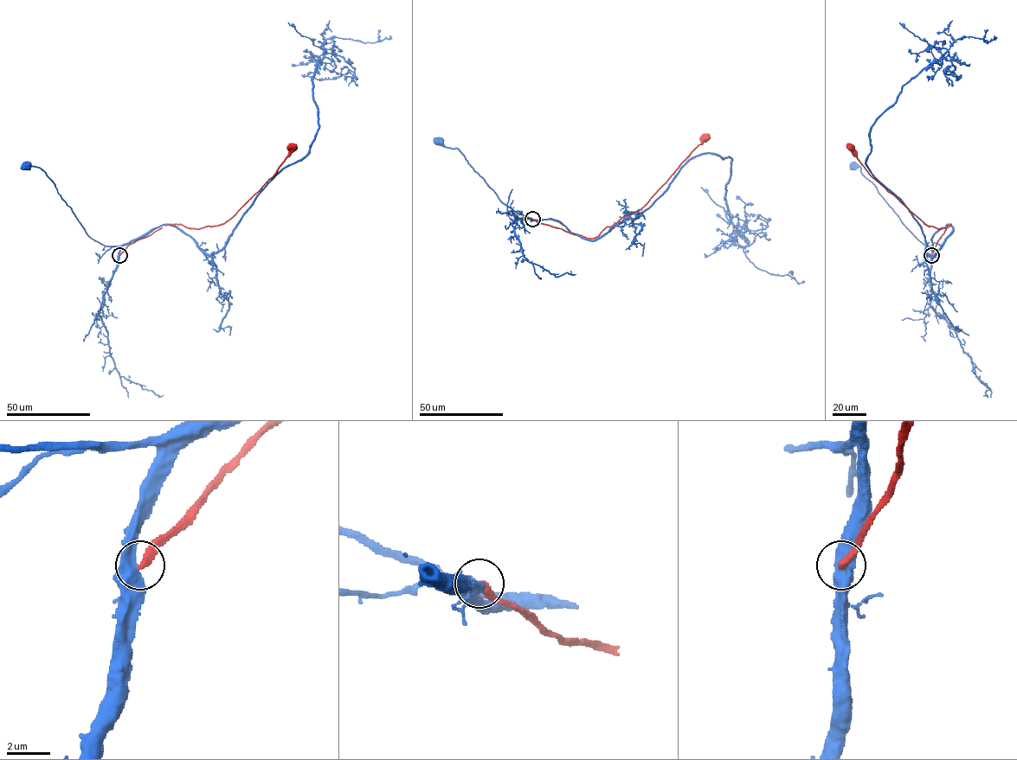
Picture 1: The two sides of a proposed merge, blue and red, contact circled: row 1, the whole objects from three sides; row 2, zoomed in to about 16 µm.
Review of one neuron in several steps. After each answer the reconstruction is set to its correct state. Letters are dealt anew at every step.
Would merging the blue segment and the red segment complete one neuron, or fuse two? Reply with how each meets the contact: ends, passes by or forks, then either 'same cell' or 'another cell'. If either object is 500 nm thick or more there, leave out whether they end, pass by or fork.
another cell

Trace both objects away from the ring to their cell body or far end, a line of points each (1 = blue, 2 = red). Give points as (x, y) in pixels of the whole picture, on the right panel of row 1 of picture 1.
1: (930, 255), (932, 245), (925, 245), (912, 234), (877, 188), (861, 172), (860, 167), (853, 164)
2: (930, 255), (950, 224), (938, 229), (921, 220), (869, 174), (850, 146)

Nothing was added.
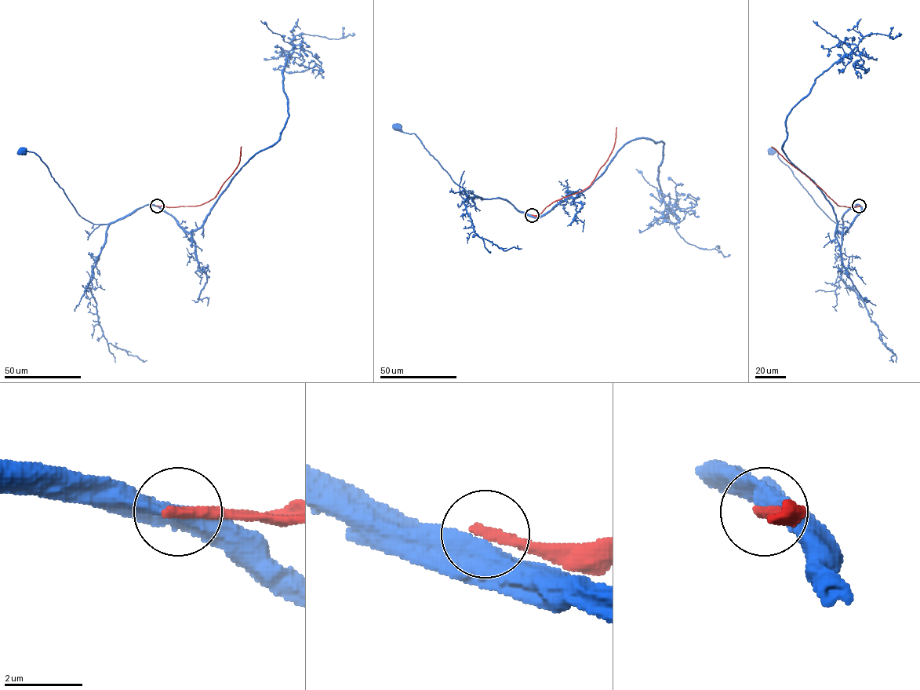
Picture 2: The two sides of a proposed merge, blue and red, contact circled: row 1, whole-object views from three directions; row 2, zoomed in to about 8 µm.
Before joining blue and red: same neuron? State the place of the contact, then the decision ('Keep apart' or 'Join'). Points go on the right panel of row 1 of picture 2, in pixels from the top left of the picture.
Place: (859, 206). Keep apart

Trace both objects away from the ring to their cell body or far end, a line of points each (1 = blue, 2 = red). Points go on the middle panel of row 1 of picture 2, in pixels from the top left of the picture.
1: (532, 215), (521, 213), (505, 199), (481, 198), (467, 192), (453, 180), (414, 133), (404, 133), (396, 126)
2: (532, 215), (538, 215), (552, 202), (588, 187), (613, 147), (616, 127)

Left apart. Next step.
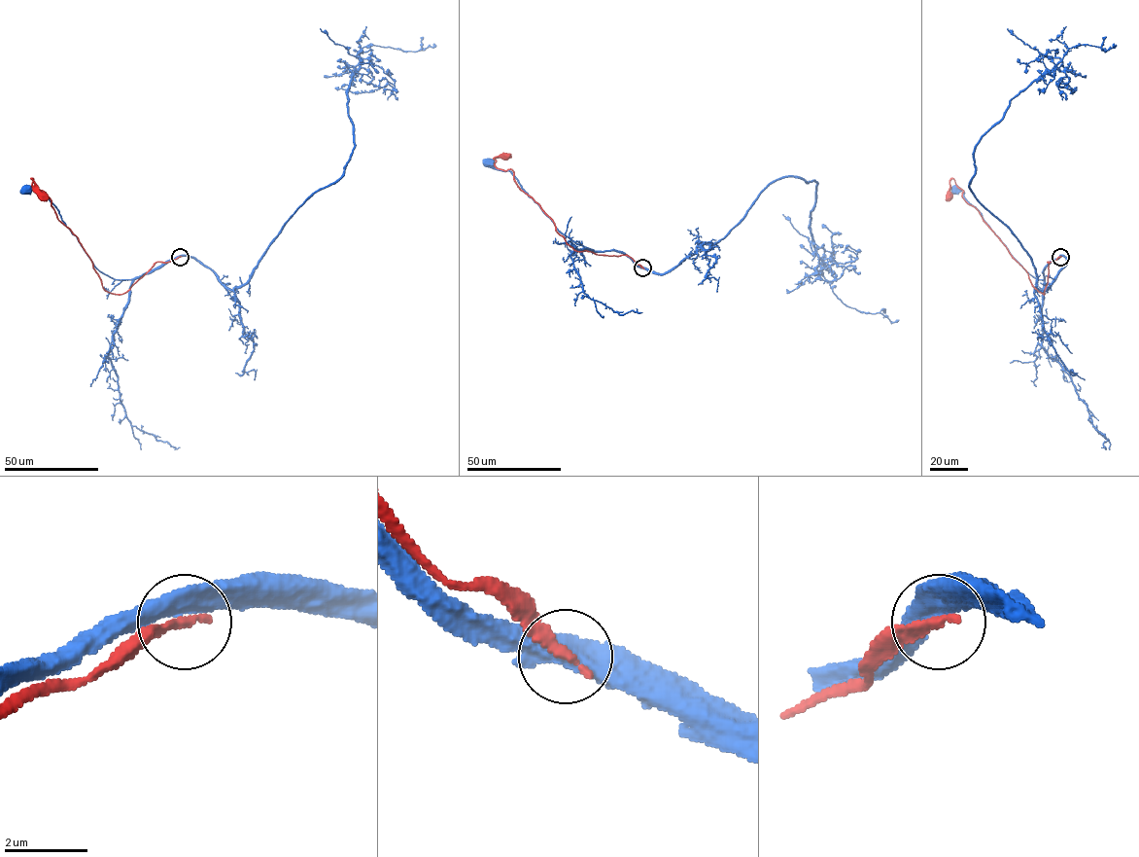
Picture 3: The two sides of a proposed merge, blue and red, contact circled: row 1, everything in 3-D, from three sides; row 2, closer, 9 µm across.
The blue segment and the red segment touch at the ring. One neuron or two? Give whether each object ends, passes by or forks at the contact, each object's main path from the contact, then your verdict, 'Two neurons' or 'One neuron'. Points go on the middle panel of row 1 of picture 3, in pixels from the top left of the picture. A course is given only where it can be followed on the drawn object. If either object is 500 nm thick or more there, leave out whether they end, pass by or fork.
At the ring blue passes by. At the ring red ends. Course of blue: (642, 267), (622, 252), (591, 250), (575, 243), (558, 229), (509, 171), (497, 169), (487, 162). Course of red: (642, 267), (625, 255), (570, 247), (518, 187), (513, 171), (496, 166), (496, 157), (509, 156). Two neurons

